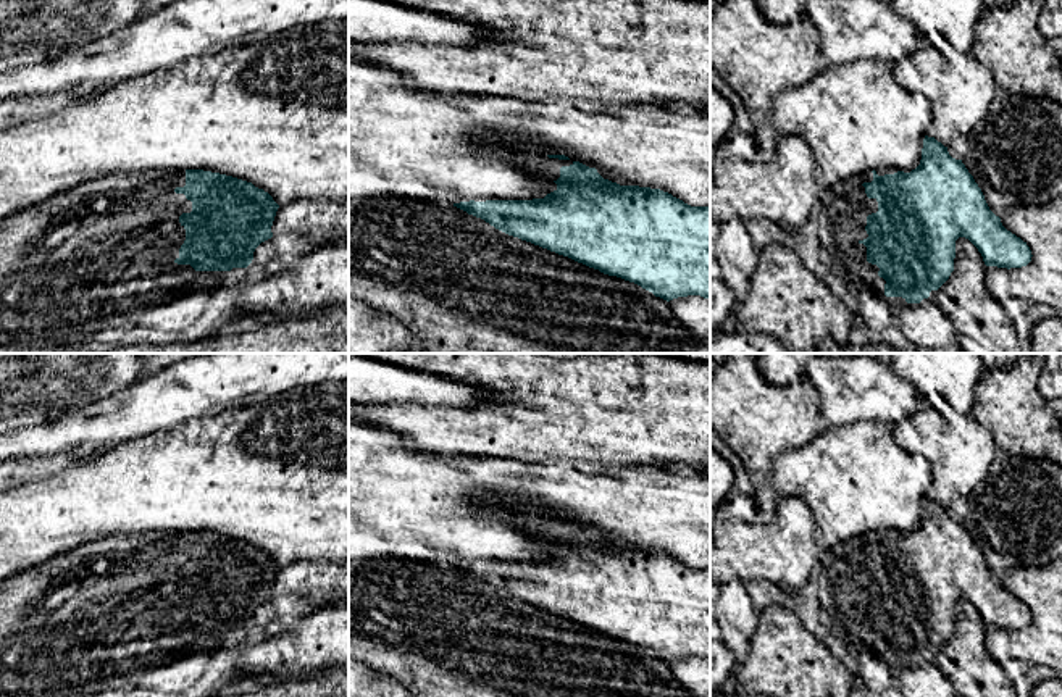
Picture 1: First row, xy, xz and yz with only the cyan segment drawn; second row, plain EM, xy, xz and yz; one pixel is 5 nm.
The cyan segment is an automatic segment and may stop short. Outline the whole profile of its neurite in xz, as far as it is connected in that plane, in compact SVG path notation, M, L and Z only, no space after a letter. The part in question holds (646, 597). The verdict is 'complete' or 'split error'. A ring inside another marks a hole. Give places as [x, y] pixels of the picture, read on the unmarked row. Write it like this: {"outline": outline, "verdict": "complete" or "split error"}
{"outline": "M518 510L515 521L554 542L557 550L544 560L470 561L454 568L508 597L634 644L667 663L688 657L710 662L710 568L691 568L660 550L620 547L565 516Z", "verdict": "split error"}

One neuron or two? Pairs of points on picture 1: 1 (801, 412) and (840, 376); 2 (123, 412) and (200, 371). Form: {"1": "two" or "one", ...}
{"1": "two", "2": "one"}

